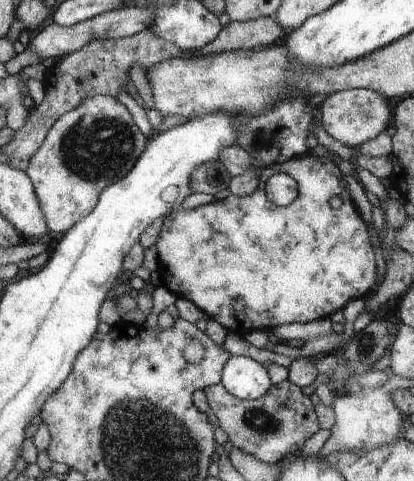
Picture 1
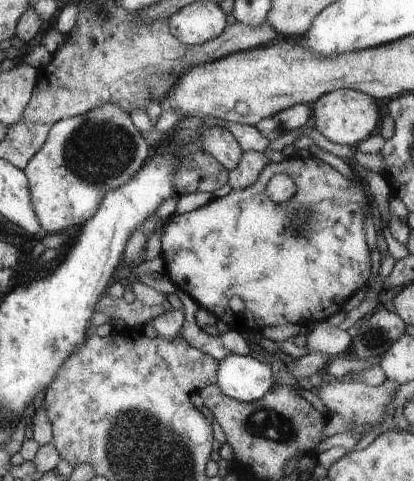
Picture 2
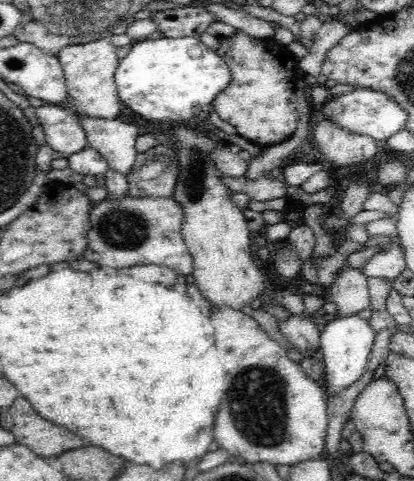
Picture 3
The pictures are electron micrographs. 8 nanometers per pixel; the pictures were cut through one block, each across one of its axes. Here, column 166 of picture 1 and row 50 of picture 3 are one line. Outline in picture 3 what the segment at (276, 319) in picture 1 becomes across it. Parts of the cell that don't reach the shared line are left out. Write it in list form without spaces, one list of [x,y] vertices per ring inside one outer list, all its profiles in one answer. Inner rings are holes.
[[[238,32],[232,38],[220,38],[218,56],[226,60],[226,66],[232,72],[230,86],[214,98],[210,108],[220,116],[222,122],[228,122],[238,130],[238,136],[250,140],[258,146],[280,146],[286,142],[300,124],[300,114],[296,106],[296,70],[300,60],[288,50],[272,40],[252,38],[246,32]]]

